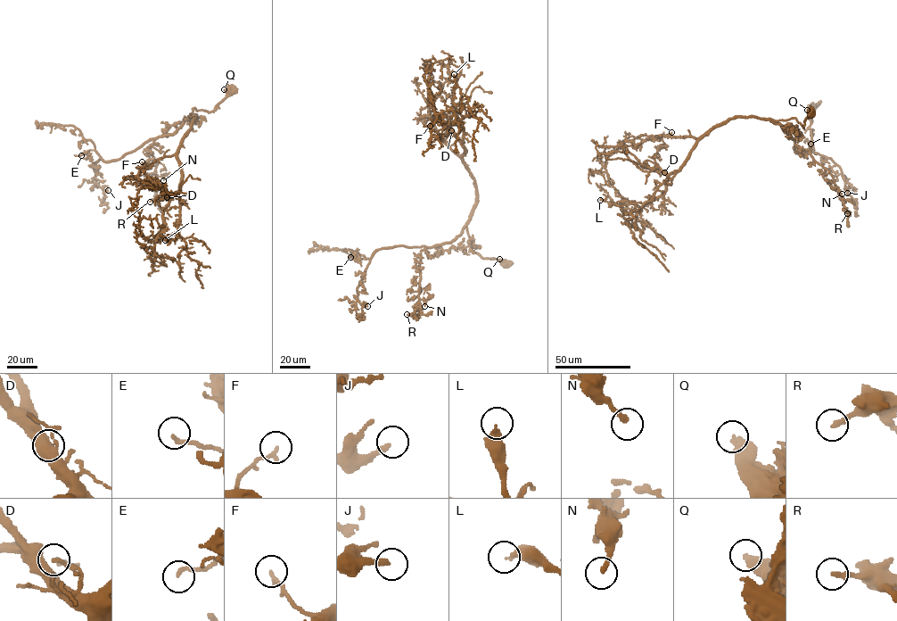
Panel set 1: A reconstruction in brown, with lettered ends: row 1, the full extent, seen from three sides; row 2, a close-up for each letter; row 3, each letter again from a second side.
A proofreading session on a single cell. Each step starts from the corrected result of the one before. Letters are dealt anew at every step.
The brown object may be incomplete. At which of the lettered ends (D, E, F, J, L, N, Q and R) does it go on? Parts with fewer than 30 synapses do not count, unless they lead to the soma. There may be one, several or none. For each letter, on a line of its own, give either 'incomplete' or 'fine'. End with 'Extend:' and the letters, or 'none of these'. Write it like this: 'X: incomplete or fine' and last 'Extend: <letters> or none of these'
D: fine
E: fine
F: fine
J: fine
L: fine
N: fine
Q: fine
R: fine
Extend: none of these

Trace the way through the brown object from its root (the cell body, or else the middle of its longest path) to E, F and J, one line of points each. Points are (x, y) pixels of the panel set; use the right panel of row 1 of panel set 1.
E: (811, 112), (803, 128), (795, 118), (772, 120), (794, 138), (794, 152), (807, 152), (810, 144)
F: (811, 112), (803, 128), (795, 118), (777, 120), (734, 116), (713, 126), (698, 137), (669, 136), (671, 132)
J: (811, 112), (803, 128), (795, 118), (772, 120), (794, 138), (794, 152), (811, 152), (838, 166), (847, 193)

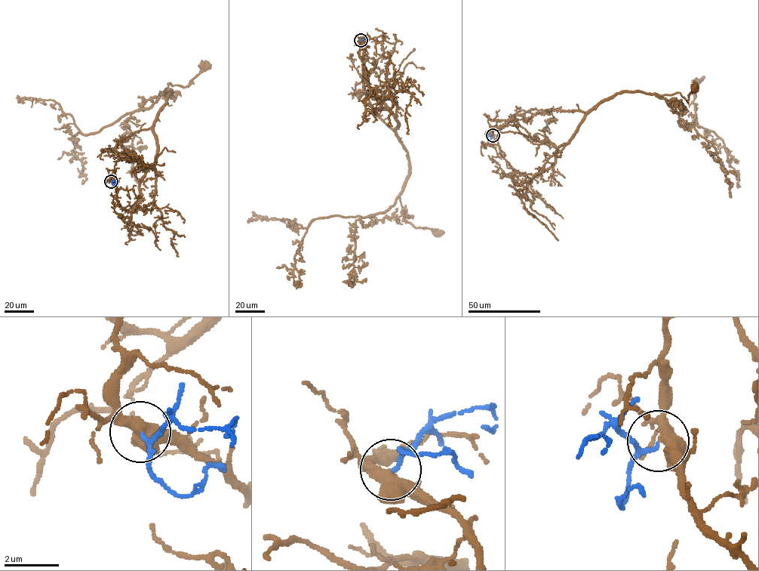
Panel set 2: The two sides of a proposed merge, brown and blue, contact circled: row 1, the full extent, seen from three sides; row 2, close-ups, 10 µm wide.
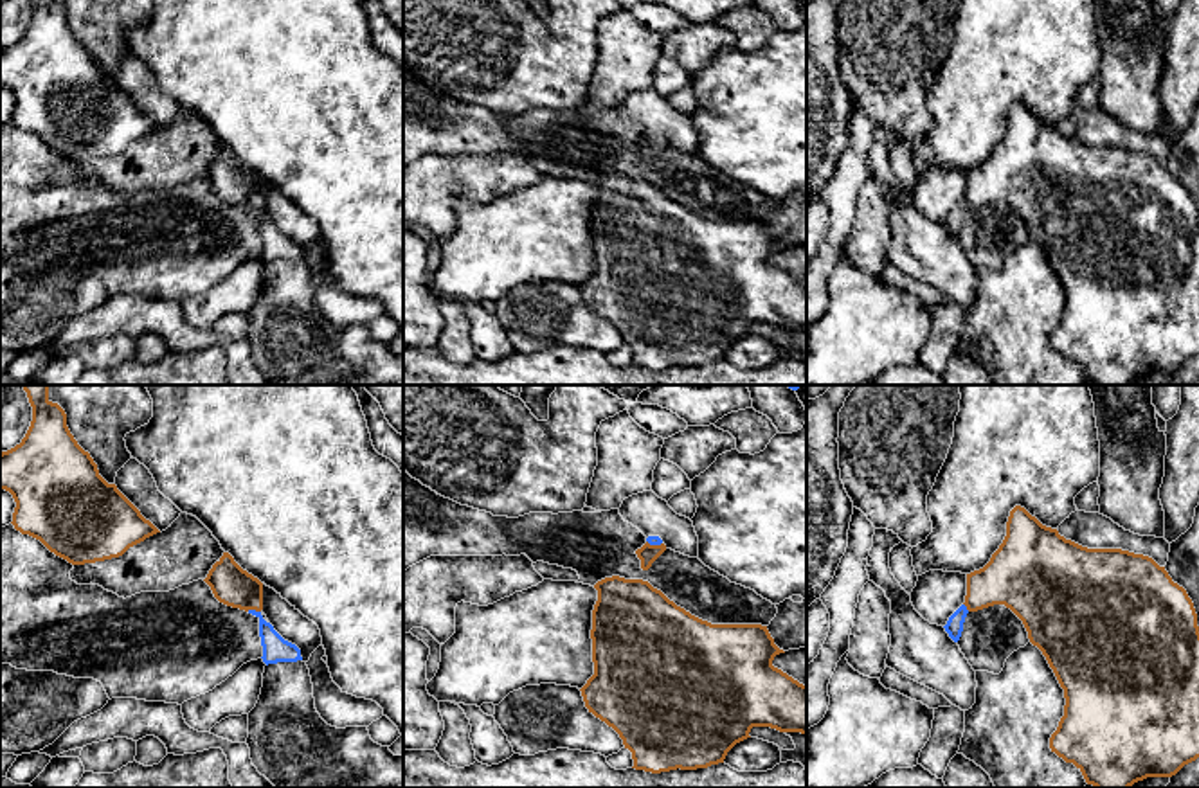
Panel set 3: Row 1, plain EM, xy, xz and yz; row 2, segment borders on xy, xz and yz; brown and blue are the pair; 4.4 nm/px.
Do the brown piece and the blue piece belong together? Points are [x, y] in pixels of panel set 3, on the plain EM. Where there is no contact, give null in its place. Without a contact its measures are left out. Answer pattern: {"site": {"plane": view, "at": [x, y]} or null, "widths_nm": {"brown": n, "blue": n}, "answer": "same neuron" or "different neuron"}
{"site": {"plane": "xy", "at": [254, 205]}, "widths_nm": {"brown": 180, "blue": 110}, "answer": "same neuron"}

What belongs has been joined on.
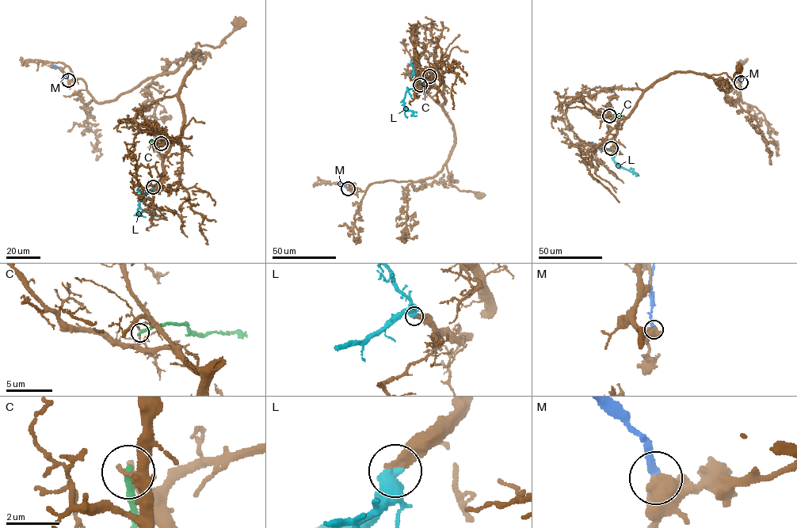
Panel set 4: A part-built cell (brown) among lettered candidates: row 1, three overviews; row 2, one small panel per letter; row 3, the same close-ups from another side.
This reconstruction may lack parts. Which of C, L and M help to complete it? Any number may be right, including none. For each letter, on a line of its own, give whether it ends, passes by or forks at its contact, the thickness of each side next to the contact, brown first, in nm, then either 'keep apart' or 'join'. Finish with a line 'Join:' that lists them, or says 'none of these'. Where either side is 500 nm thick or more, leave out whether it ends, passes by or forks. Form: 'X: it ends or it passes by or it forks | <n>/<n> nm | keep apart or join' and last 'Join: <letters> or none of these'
C: it ends | 130/240 nm | keep apart
L: 400/550 nm | join
M: 700/320 nm | keep apart
Join: L

